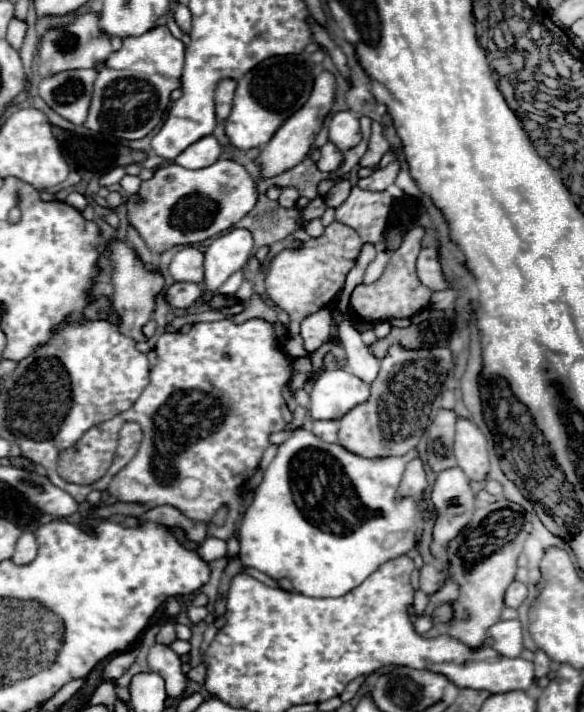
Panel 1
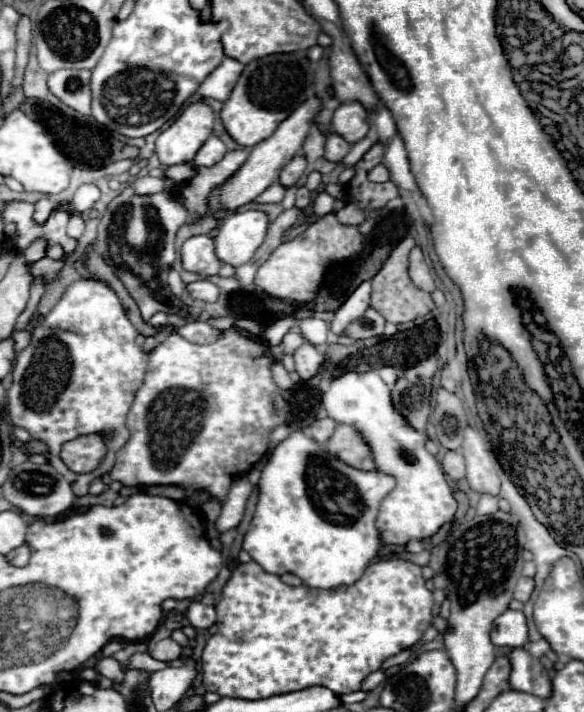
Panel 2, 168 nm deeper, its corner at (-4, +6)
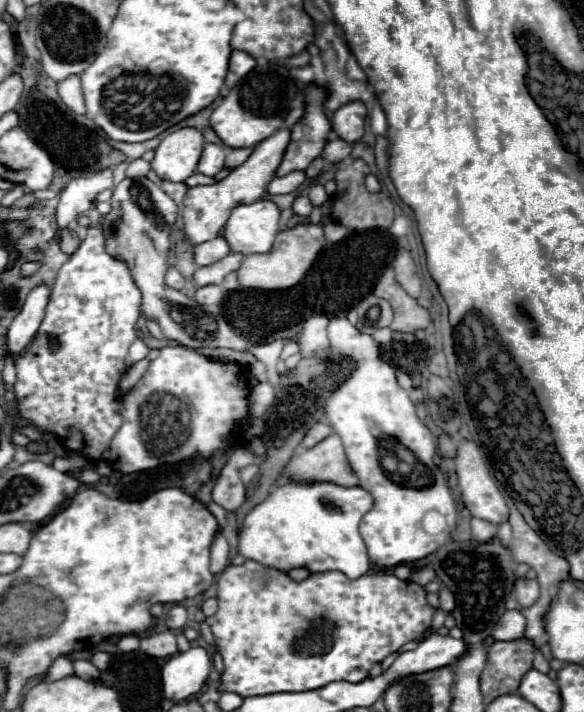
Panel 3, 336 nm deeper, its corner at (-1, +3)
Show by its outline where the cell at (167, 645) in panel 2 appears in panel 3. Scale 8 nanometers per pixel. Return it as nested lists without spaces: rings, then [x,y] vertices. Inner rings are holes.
[[[171,629],[155,631],[141,637],[141,651],[153,657],[171,657],[177,653],[177,639]]]

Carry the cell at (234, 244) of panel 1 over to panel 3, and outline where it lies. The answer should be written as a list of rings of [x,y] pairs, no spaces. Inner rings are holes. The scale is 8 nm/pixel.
[[[271,199],[239,205],[223,229],[223,237],[235,253],[265,253],[279,233],[279,207]]]

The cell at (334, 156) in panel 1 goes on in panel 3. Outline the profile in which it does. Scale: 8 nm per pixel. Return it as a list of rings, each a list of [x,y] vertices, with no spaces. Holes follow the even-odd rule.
[[[331,139],[323,151],[323,159],[329,163],[341,163],[351,155],[351,143],[343,139]]]

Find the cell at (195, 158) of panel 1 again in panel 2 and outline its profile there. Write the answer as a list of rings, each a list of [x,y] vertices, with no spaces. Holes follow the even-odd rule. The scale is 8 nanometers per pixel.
[[[210,136],[206,140],[206,144],[196,152],[194,156],[194,164],[196,166],[214,166],[216,162],[220,162],[226,154],[226,146],[218,136]]]

